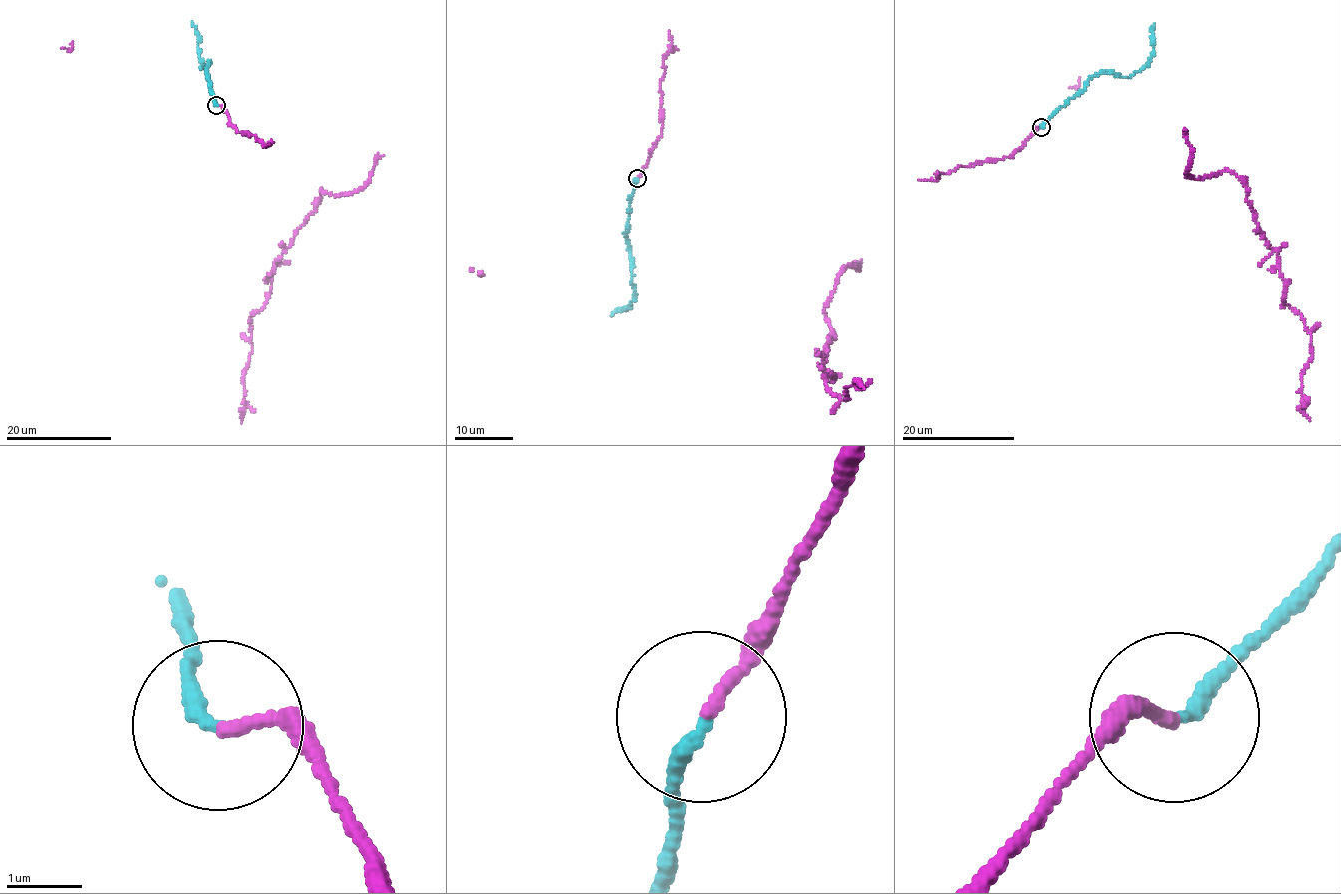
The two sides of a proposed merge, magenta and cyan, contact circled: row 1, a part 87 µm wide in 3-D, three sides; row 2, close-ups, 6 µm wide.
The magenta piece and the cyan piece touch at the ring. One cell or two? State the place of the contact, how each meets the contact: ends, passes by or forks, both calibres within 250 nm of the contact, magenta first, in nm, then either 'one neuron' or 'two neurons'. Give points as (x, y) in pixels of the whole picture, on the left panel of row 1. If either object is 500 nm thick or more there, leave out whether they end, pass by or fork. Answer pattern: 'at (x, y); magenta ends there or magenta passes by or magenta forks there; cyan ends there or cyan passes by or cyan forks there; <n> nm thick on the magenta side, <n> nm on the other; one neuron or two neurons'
at (216, 105); magenta ends there; cyan ends there; 140 nm thick on the magenta side, 190 nm on the other; one neuron

